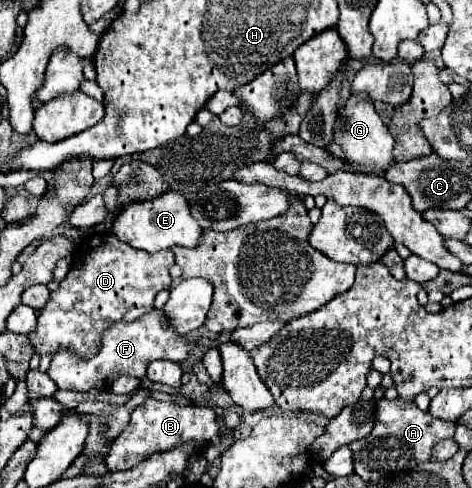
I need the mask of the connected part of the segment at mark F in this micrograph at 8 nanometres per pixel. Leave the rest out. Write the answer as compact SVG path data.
M150 311L132 323L112 323L104 335L100 353L90 361L84 361L70 351L58 351L56 355L52 355L52 363L46 373L58 385L58 389L70 389L82 393L92 387L110 389L114 379L120 375L132 375L142 379L146 375L148 363L154 359L170 359L182 363L188 357L188 347L190 347L188 339L182 337L166 321L162 311Z

